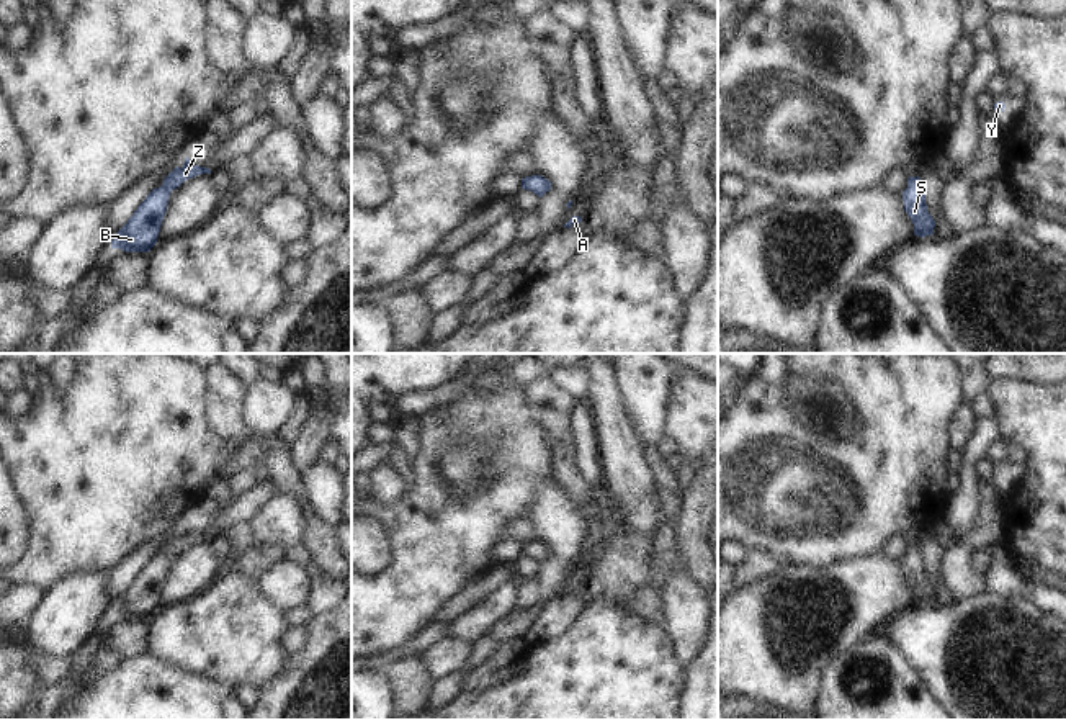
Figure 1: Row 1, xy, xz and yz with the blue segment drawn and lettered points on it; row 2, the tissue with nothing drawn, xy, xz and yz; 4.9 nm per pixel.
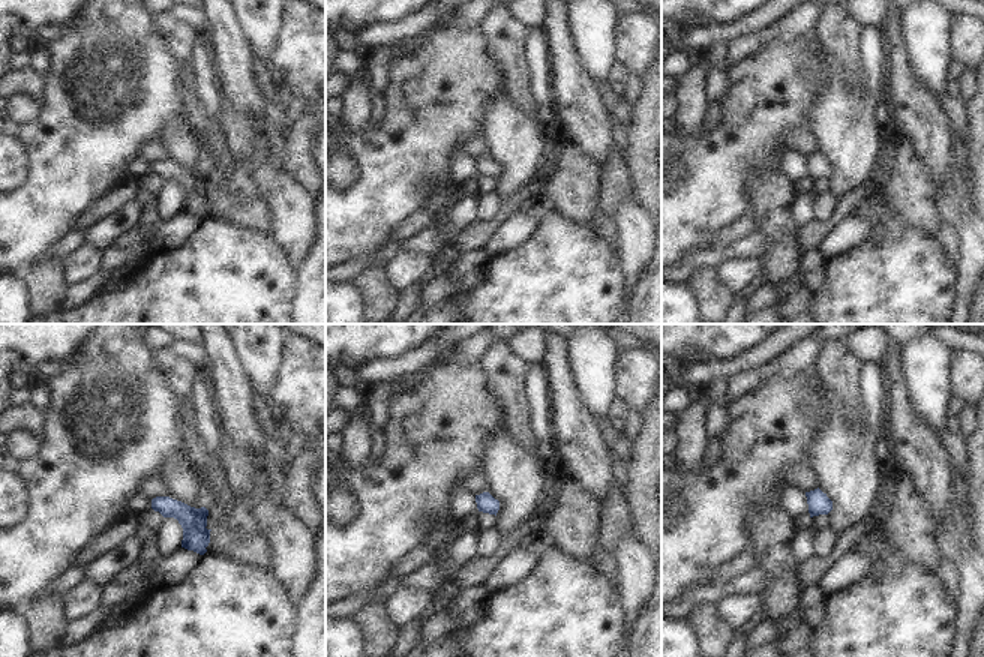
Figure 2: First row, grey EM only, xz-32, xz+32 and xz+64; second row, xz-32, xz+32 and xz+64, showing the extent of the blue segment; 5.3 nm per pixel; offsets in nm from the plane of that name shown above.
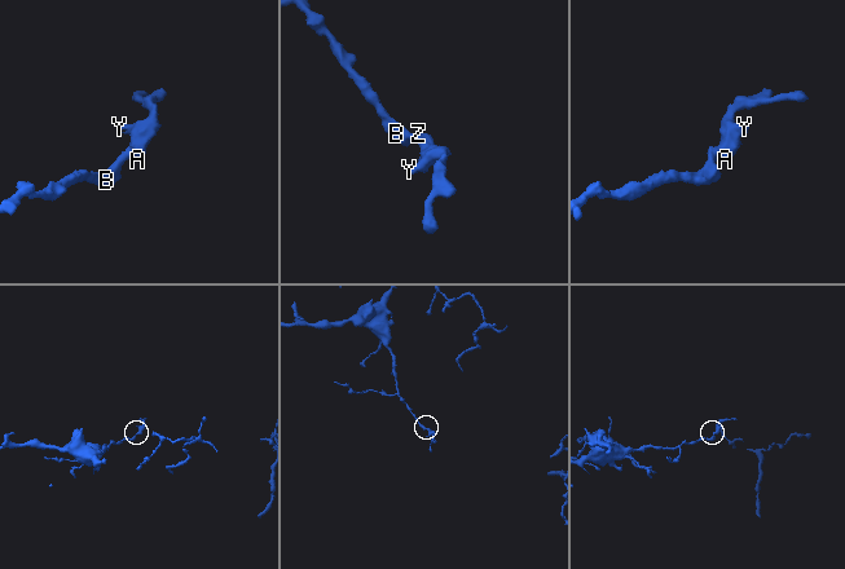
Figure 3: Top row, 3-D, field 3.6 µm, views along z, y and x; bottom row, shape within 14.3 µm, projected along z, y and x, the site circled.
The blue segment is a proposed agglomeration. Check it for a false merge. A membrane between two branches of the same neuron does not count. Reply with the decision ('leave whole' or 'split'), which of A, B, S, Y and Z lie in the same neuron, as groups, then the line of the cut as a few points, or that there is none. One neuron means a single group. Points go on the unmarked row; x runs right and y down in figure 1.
leave whole | A B S Y Z | no cut

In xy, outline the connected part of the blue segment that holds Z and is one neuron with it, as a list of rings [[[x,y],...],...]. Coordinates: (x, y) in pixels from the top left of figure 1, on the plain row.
[[[186,524],[183,533],[175,533],[163,545],[163,550],[146,563],[128,589],[114,601],[111,615],[149,619],[157,609],[170,560],[185,547],[201,540],[211,540],[211,537],[195,532]]]

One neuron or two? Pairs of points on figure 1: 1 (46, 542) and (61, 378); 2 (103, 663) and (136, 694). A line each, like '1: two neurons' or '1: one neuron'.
1: two neurons
2: two neurons

